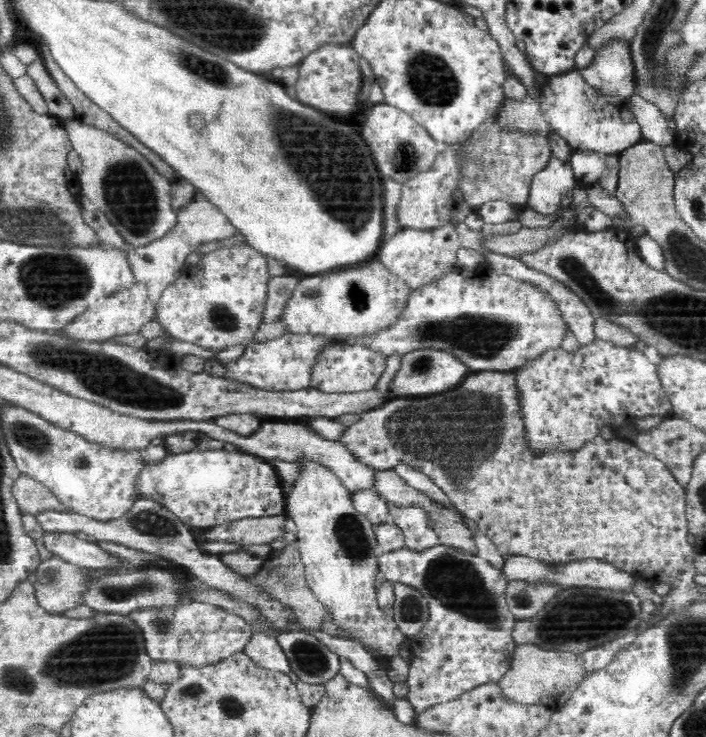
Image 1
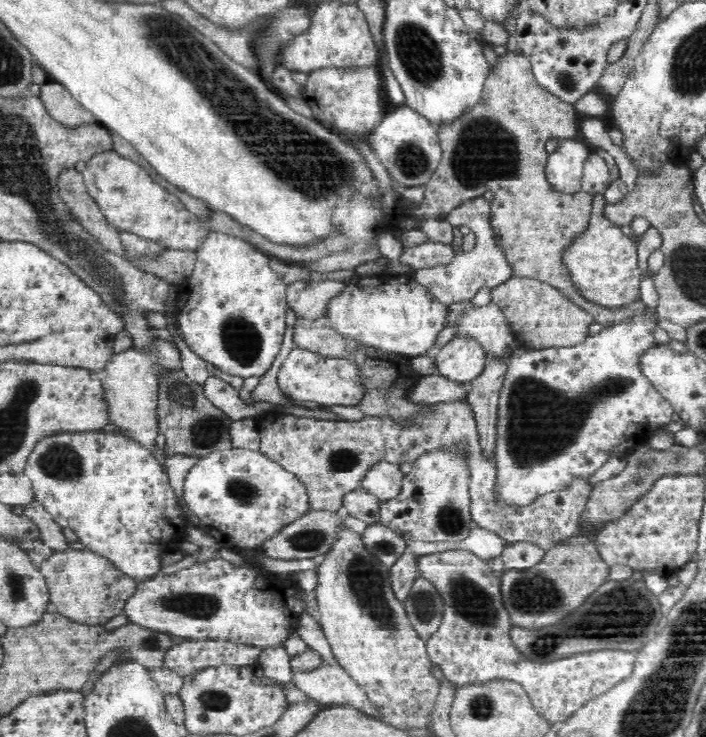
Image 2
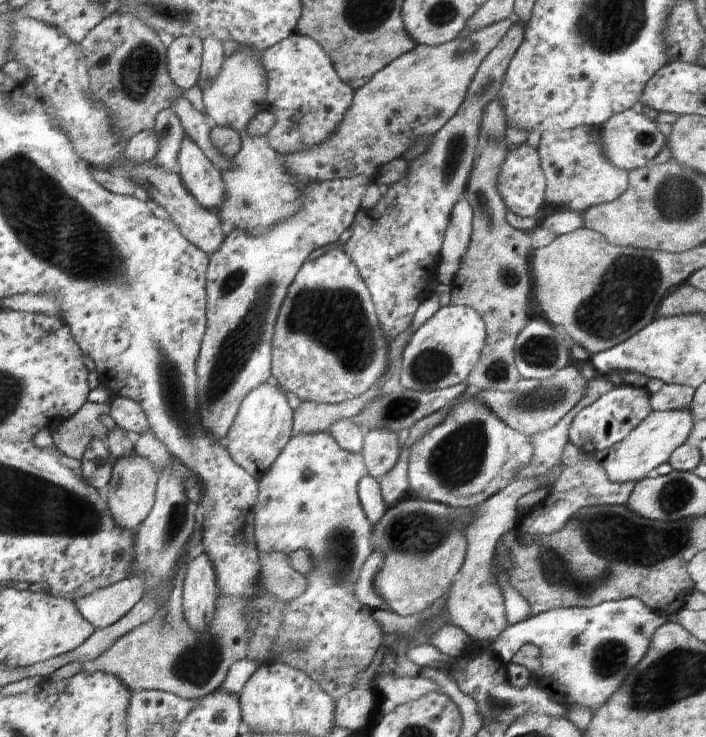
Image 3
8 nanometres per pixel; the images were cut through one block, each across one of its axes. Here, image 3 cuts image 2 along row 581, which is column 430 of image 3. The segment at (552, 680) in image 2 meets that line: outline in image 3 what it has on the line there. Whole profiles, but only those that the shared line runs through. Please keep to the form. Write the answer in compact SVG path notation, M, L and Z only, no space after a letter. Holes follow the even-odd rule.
M469 386L458 400L447 404L452 410L444 422L412 446L409 494L451 507L476 508L499 490L506 489L520 476L520 470L531 464L535 452L531 438L512 430L491 407L474 400L475 392Z

